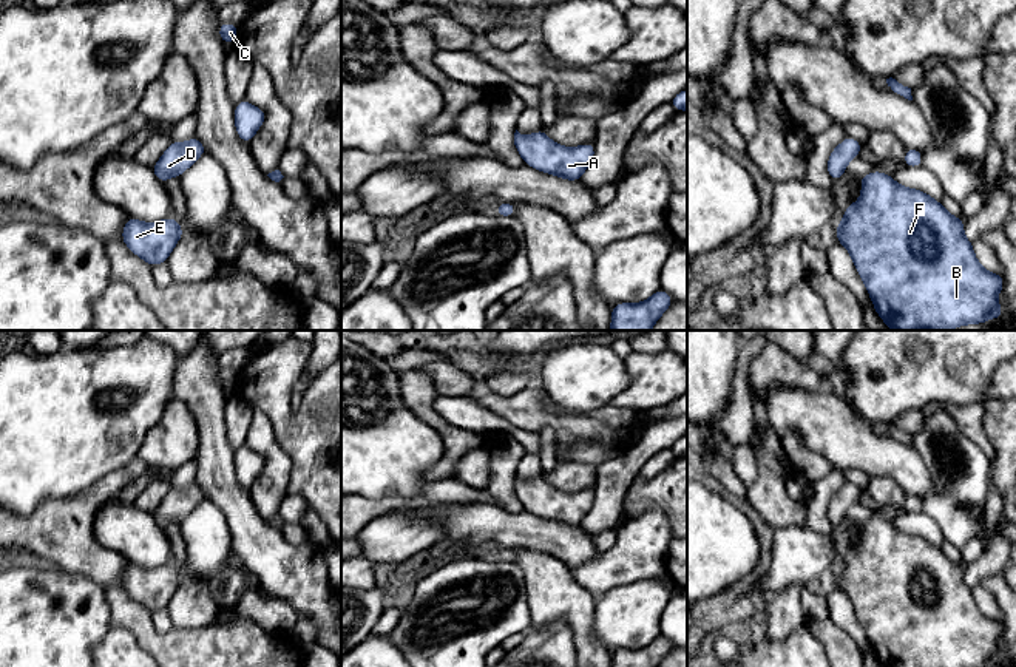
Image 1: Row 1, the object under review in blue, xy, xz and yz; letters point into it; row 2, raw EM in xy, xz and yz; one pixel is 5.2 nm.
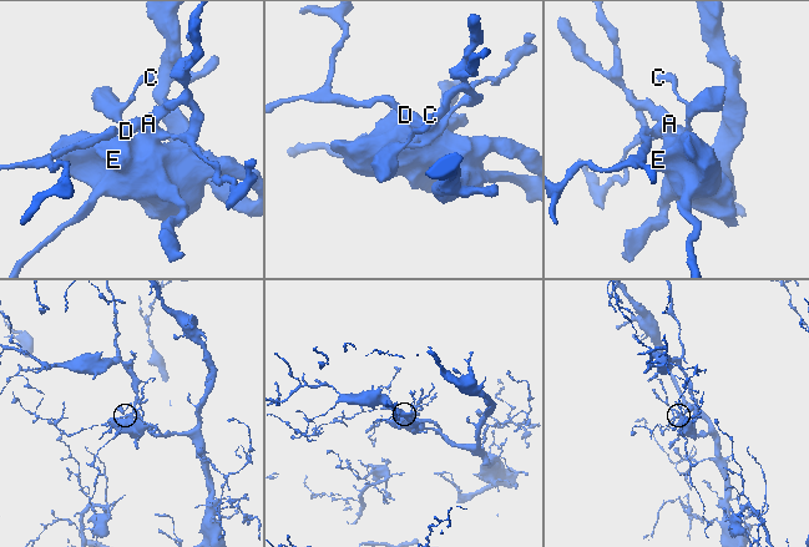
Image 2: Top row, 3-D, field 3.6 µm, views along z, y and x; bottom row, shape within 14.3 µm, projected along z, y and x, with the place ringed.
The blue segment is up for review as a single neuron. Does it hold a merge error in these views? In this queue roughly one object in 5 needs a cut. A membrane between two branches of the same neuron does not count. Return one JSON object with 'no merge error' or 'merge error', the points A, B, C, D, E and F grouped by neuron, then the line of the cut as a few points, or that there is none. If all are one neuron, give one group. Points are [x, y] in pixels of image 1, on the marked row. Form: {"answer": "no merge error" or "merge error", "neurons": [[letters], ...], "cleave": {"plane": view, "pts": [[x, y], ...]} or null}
{"answer": "no merge error", "neurons": [["A", "B", "C", "D", "E", "F"]], "cleave": null}

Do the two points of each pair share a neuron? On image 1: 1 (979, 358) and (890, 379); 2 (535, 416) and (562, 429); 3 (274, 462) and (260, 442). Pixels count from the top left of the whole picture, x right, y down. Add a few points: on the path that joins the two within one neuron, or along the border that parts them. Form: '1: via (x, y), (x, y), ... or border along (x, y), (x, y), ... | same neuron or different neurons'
1: via (958, 358), (914, 358), (911, 362) | same neuron
2: via (541, 416), (550, 417), (556, 423) | same neuron
3: via (274, 457), (264, 446) | same neuron

